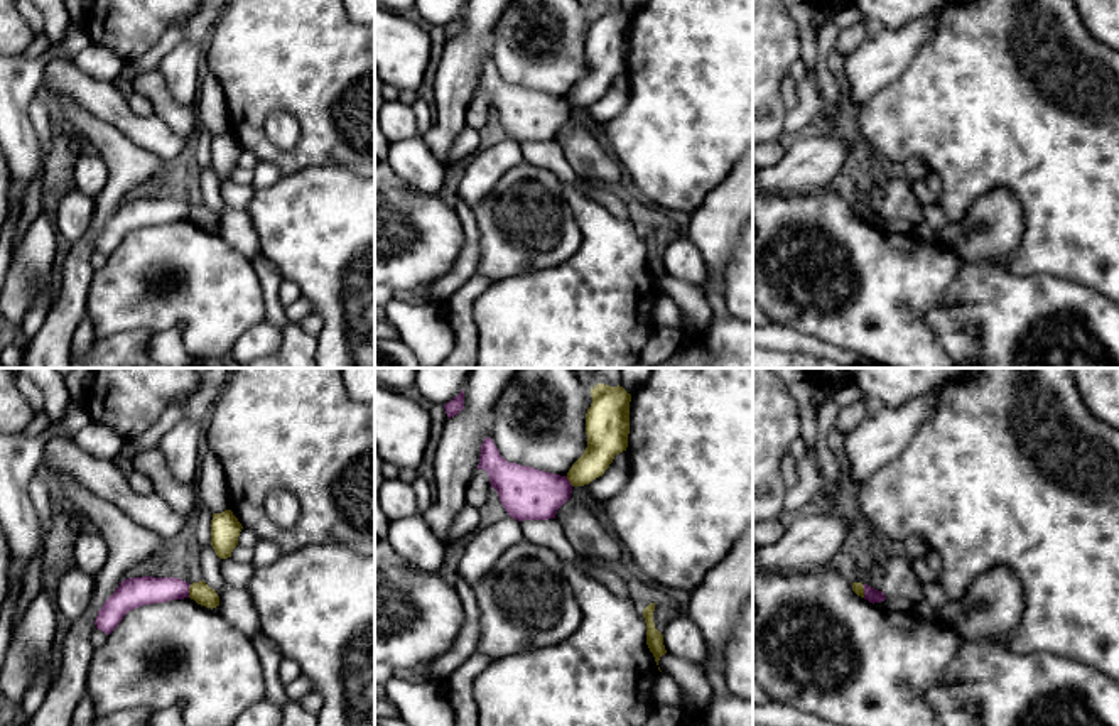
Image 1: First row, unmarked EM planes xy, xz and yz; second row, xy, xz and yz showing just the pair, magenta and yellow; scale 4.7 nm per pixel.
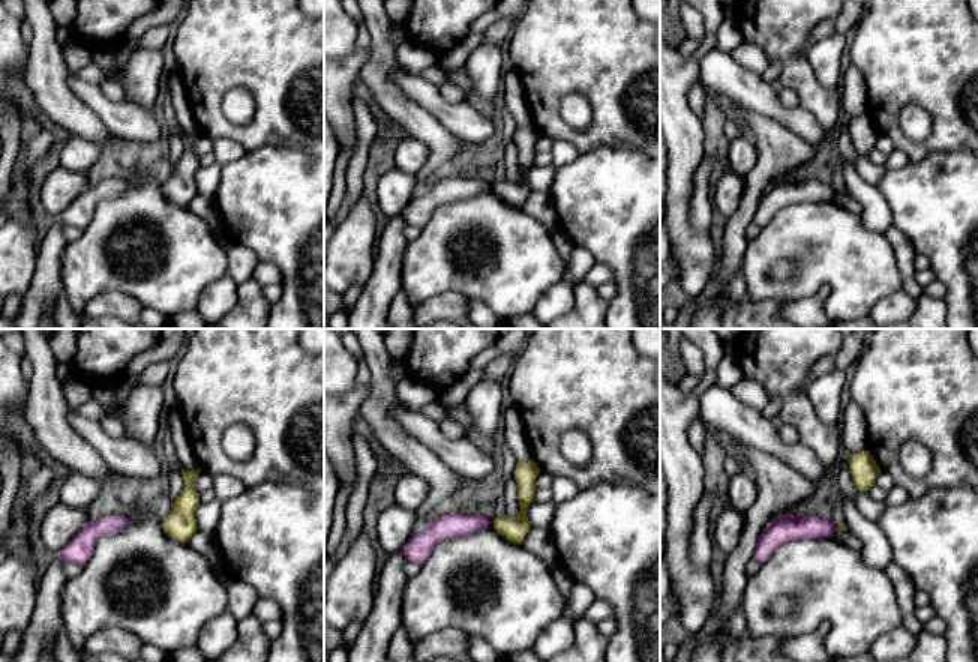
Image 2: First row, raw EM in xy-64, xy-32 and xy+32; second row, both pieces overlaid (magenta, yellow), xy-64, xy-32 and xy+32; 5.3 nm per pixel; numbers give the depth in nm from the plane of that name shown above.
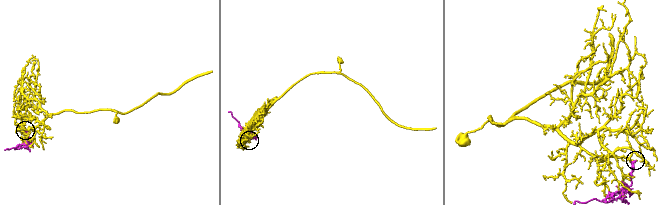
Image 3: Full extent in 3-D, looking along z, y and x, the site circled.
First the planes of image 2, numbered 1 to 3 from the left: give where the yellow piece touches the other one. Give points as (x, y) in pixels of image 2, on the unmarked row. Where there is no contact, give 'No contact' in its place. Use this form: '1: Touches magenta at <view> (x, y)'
1: No contact
2: No contact
3: Touches magenta at xy+32 (834, 192)

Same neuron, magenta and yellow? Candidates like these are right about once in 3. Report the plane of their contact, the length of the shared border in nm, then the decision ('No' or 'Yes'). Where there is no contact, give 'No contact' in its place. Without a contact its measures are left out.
Touches magenta in xy. Shared border 70 nm. No

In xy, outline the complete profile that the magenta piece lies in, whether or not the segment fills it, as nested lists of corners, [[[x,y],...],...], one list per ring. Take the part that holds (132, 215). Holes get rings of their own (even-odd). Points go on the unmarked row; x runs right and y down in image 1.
[[[130,199],[120,204],[96,238],[96,250],[110,257],[123,238],[140,228],[189,219],[189,204],[177,199]]]

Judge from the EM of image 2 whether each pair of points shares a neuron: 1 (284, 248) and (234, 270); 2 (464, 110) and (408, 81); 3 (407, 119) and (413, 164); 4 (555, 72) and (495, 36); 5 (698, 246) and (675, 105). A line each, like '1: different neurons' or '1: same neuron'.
1: different neurons
2: same neuron
3: different neurons
4: different neurons
5: same neuron

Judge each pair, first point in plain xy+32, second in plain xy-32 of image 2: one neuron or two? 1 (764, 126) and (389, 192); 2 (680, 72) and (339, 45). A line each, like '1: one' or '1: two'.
1: two
2: two

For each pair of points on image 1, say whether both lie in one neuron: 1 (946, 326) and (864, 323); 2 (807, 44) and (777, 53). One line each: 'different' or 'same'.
1: different
2: different

